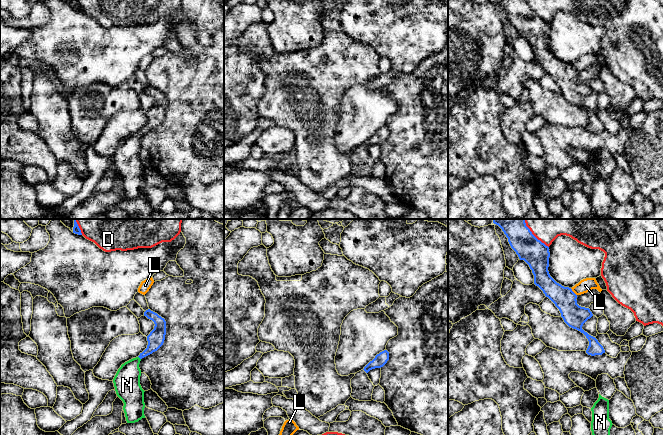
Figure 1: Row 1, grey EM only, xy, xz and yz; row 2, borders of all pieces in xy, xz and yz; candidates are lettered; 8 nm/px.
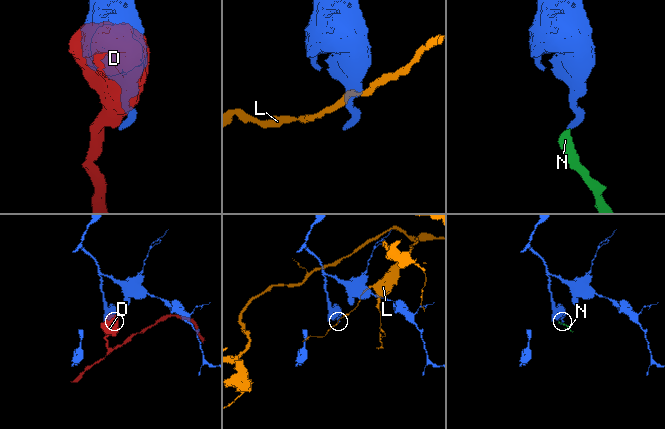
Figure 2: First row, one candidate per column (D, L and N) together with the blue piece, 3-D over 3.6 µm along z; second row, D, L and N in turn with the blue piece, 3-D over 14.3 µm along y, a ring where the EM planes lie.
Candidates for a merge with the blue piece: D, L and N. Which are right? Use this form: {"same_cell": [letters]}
{"same_cell": ["N"]}

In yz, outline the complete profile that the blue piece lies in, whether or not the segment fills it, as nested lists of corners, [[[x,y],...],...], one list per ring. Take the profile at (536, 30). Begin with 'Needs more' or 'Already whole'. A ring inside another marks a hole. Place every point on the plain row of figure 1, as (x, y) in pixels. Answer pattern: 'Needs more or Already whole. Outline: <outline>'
Already whole. Outline: [[[496,0],[506,13],[520,36],[524,36],[532,46],[534,60],[538,62],[559,85],[564,98],[583,109],[589,117],[586,129],[591,132],[605,129],[598,116],[582,105],[583,100],[593,90],[589,84],[577,80],[577,71],[569,63],[557,59],[549,50],[549,23],[538,16],[526,0]]]

